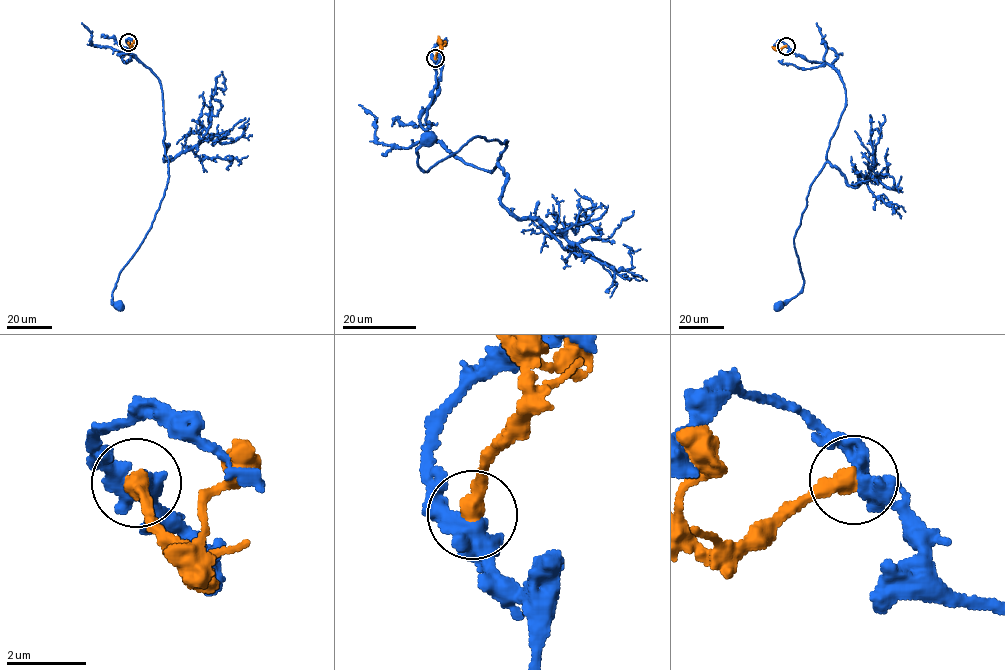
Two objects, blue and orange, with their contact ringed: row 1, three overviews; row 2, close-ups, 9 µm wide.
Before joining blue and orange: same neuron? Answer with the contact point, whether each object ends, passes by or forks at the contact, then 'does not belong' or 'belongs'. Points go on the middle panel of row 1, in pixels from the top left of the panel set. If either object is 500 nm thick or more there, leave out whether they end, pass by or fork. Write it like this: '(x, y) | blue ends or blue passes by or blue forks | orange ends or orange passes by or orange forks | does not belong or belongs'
(435, 58) | blue passes by | orange ends | does not belong

